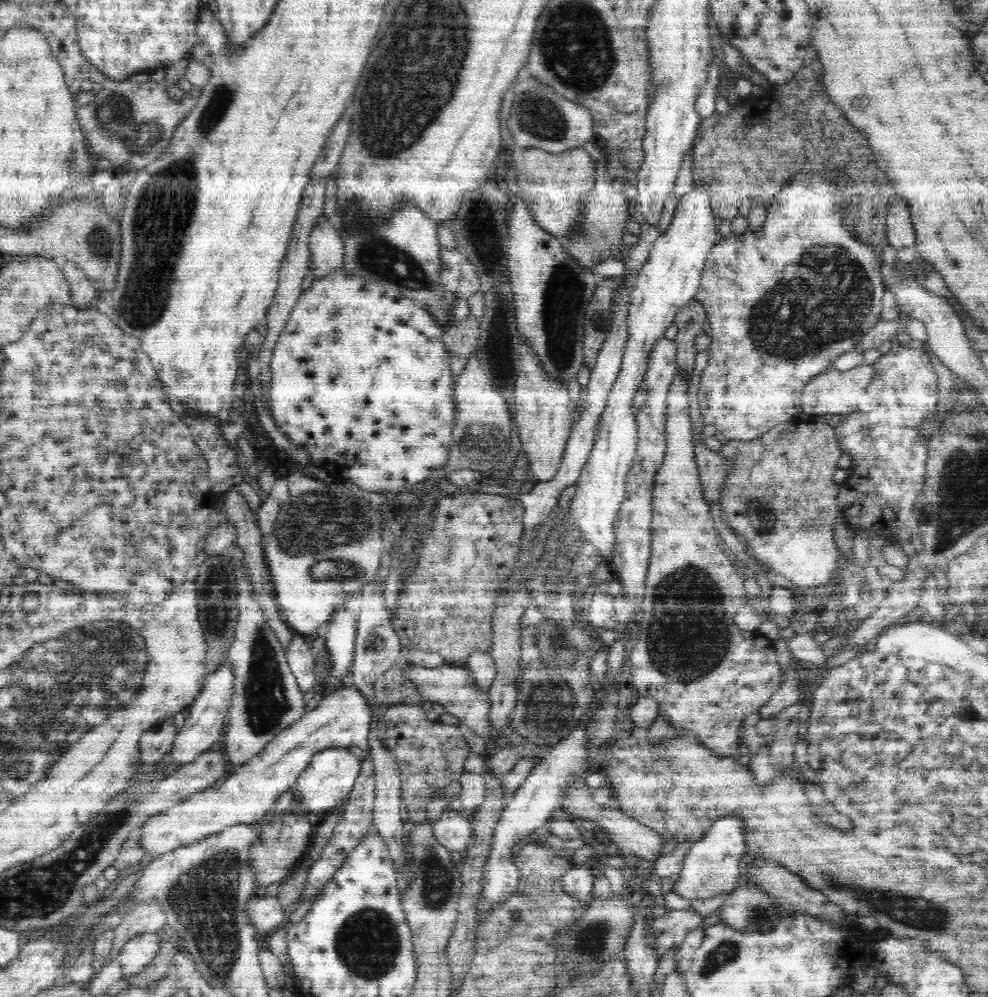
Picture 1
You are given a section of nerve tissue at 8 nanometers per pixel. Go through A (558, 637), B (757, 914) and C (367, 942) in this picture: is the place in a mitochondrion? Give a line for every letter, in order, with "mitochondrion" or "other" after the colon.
A: mitochondrion
B: mitochondrion
C: mitochondrion

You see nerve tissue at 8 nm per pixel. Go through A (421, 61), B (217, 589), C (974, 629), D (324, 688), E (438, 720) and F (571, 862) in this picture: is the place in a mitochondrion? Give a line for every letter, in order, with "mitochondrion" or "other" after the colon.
A: mitochondrion
B: mitochondrion
C: other
D: other
E: other
F: other

